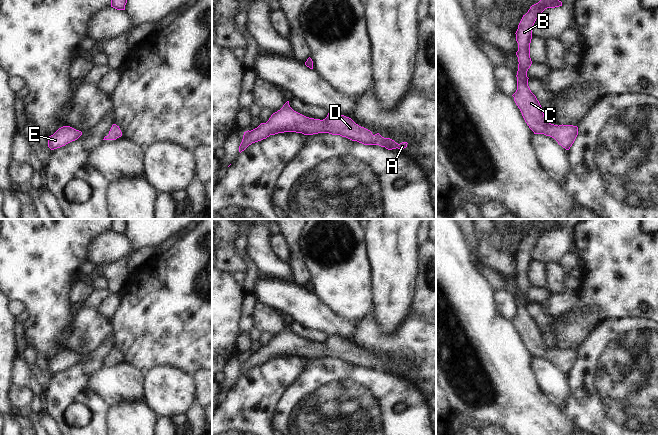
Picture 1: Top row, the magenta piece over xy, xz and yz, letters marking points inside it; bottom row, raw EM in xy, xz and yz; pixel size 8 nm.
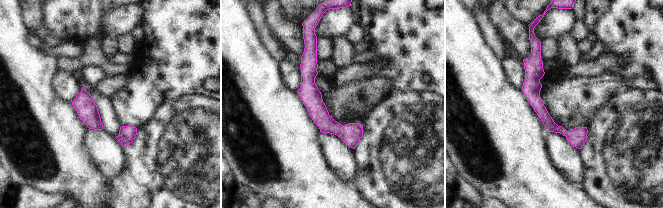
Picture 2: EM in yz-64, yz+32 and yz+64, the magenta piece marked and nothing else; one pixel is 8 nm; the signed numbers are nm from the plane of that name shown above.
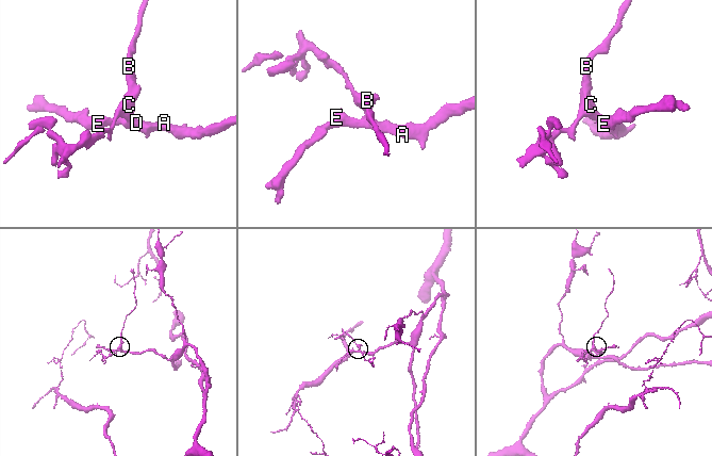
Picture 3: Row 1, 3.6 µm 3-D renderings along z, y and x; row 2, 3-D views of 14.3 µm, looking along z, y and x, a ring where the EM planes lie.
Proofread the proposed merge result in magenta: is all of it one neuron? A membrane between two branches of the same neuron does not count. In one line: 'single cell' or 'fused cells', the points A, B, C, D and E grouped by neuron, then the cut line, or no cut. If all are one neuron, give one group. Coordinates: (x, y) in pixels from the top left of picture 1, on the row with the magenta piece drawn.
single cell | A B C D E | no cut

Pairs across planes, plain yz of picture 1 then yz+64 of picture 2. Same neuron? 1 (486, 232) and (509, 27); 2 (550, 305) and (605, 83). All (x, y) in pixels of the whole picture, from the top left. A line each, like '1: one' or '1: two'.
1: one
2: two

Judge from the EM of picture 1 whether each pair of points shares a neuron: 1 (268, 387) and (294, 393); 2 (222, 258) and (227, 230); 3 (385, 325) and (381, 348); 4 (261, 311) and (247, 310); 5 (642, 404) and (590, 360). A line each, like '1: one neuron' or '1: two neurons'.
1: two neurons
2: one neuron
3: two neurons
4: two neurons
5: one neuron

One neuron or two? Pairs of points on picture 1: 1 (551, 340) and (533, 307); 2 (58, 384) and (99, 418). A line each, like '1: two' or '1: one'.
1: one
2: one

